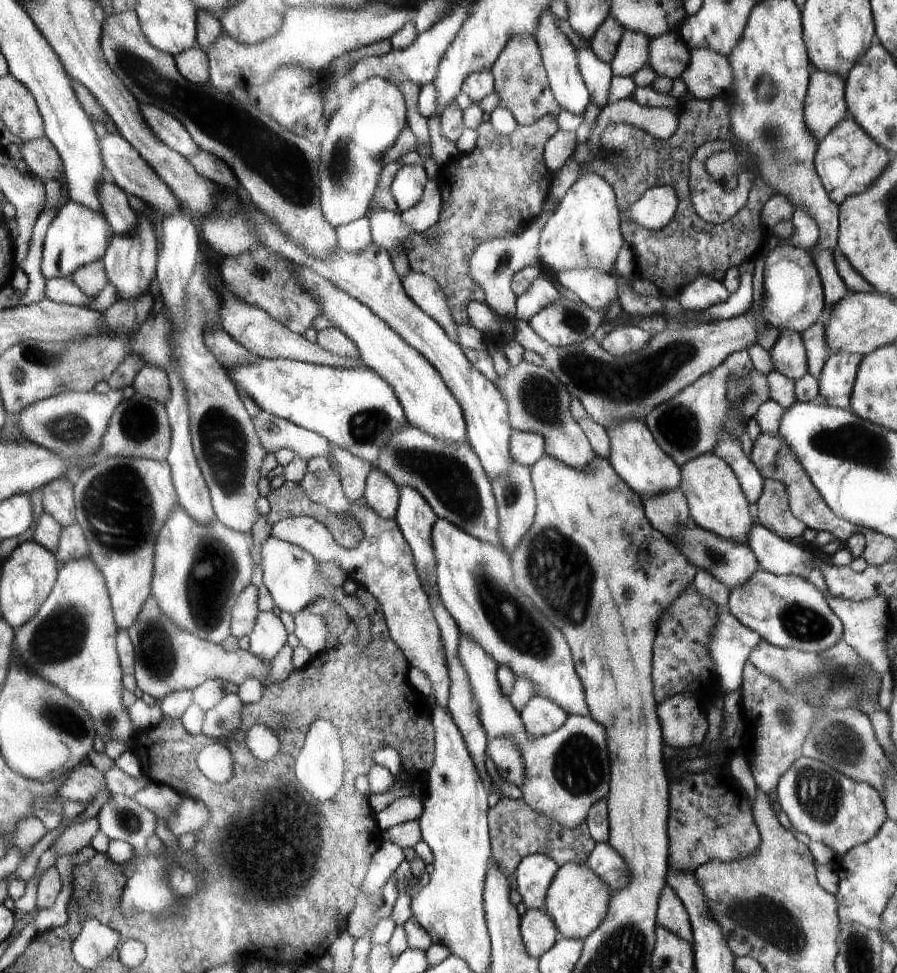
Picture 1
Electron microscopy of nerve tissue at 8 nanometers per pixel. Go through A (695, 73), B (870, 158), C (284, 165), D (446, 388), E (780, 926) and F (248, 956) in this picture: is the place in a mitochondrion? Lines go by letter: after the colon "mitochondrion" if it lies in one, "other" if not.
A: other
B: other
C: mitochondrion
D: other
E: mitochondrion
F: other

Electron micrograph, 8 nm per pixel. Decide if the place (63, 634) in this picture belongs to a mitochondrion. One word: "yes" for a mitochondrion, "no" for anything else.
yes

